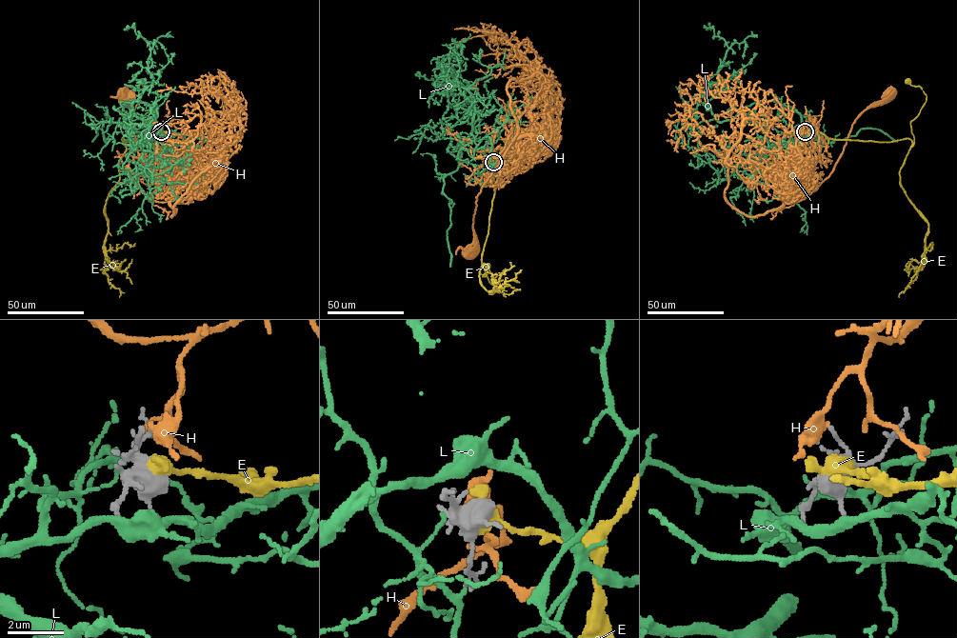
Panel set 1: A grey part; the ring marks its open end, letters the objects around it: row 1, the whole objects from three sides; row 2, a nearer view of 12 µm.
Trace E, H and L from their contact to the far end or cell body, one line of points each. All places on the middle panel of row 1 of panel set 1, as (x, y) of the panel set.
E: (493, 163), (500, 165), (502, 178), (480, 272), (486, 273), (483, 276), (486, 271), (492, 285), (487, 266)
H: (493, 162), (520, 170), (524, 154), (543, 142), (514, 139), (483, 184), (469, 254)
L: (491, 163), (461, 166), (448, 149), (468, 92), (442, 74), (457, 82), (448, 89), (415, 73)

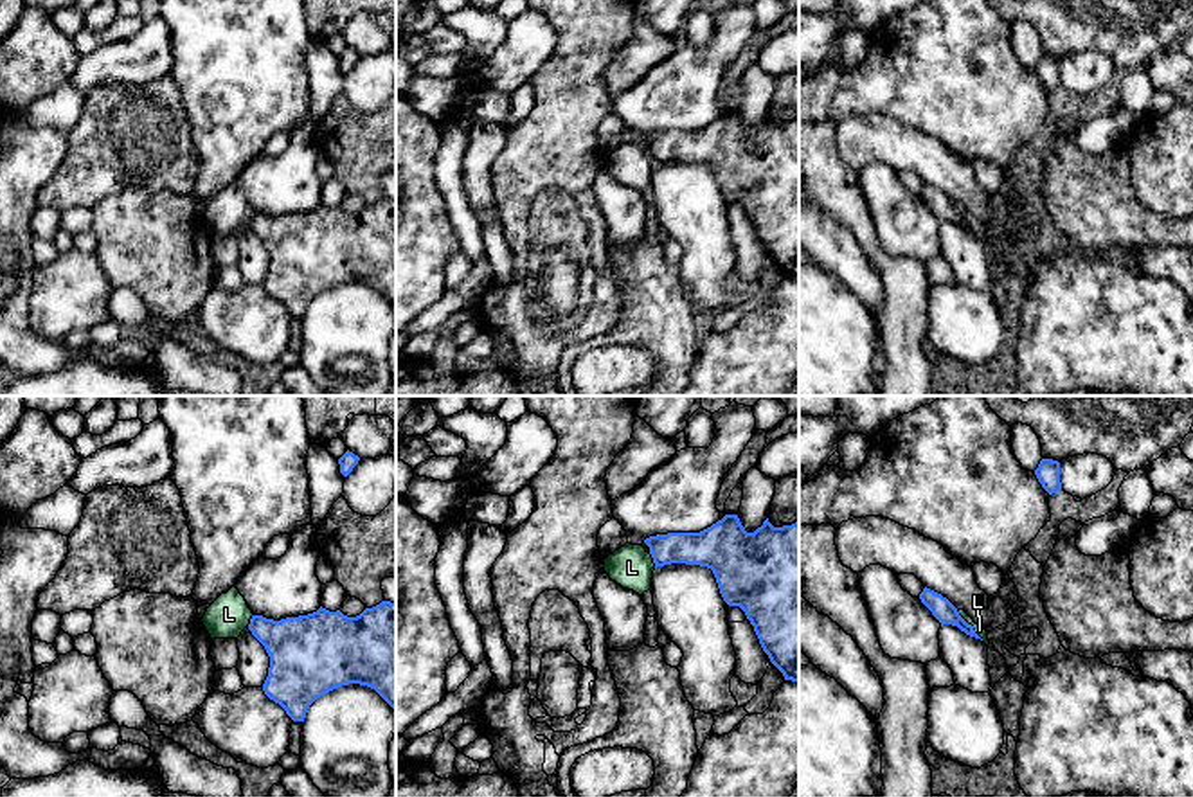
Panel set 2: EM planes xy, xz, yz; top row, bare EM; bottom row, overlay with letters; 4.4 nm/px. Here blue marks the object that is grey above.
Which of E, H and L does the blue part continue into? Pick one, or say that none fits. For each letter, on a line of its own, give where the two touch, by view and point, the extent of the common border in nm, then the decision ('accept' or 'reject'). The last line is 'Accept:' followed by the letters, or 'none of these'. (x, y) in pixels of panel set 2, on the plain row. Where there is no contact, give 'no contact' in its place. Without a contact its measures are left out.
E: no contact | reject
H: no contact | reject
L: yz (970, 222) | 180 nm | reject
Accept: none of these

